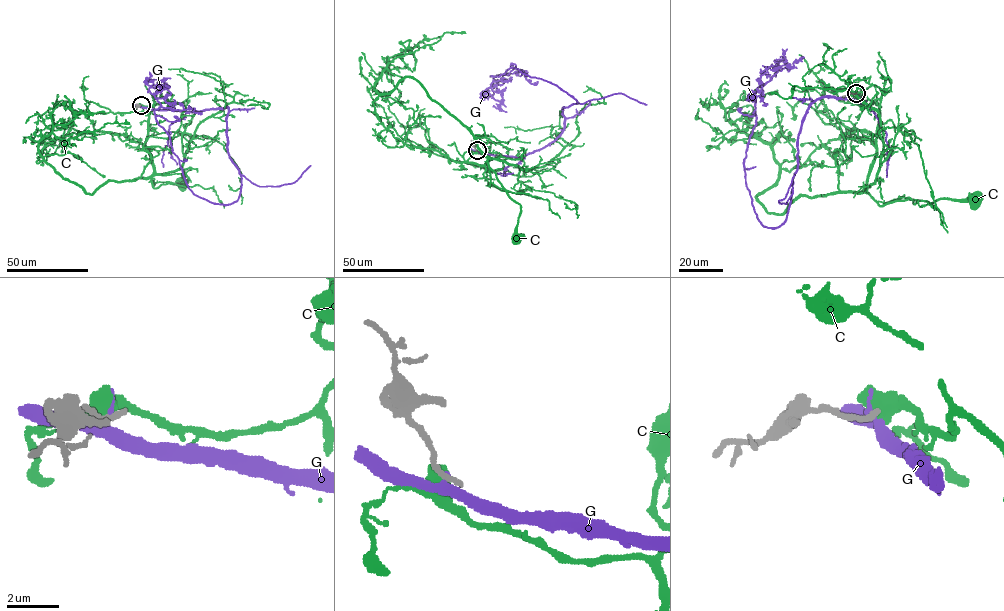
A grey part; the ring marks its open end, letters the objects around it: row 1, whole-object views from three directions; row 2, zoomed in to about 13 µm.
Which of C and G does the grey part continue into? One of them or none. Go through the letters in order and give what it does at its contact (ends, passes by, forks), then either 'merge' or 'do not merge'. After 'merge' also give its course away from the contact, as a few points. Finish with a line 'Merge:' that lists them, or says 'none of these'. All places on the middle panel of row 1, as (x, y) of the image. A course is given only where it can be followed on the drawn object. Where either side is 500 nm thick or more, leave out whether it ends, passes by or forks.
C: do not merge
G: it passes by; do not merge
Merge: none of these

